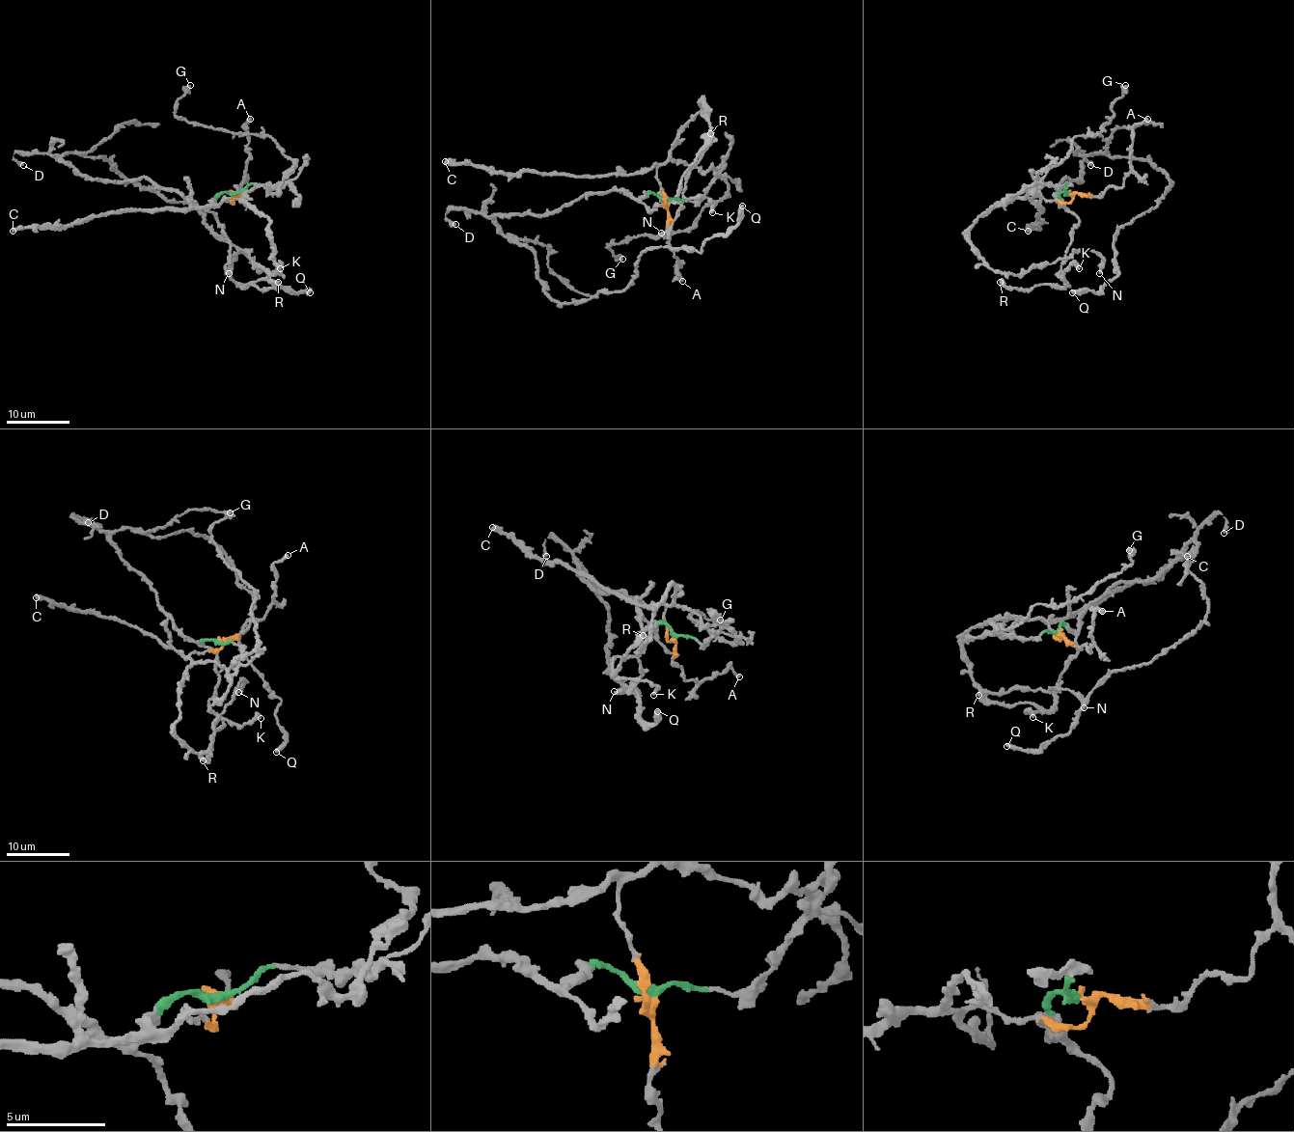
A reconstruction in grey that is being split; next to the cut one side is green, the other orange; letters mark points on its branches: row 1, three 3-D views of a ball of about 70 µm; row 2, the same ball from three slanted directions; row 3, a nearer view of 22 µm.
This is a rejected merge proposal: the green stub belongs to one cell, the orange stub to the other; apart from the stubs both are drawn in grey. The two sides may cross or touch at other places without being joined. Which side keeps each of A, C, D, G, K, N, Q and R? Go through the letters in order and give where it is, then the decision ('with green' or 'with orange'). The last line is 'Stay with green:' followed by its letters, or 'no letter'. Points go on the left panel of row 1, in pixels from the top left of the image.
A: at (250, 119); with orange
C: at (13, 231); with orange
D: at (23, 165); with green
G: at (190, 85); with orange
K: at (280, 268); with green
N: at (229, 273); with orange
Q: at (310, 292); with green
R: at (278, 282); with green
Stay with green: D, K, Q, R

